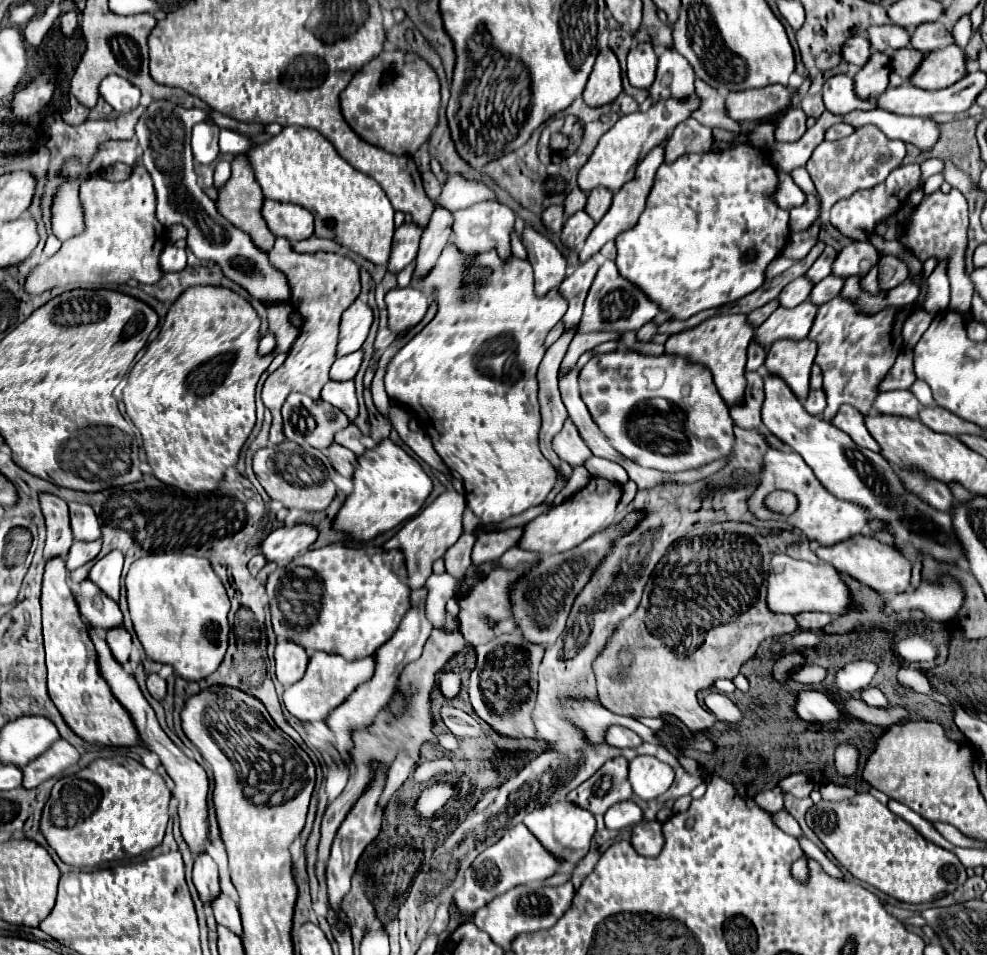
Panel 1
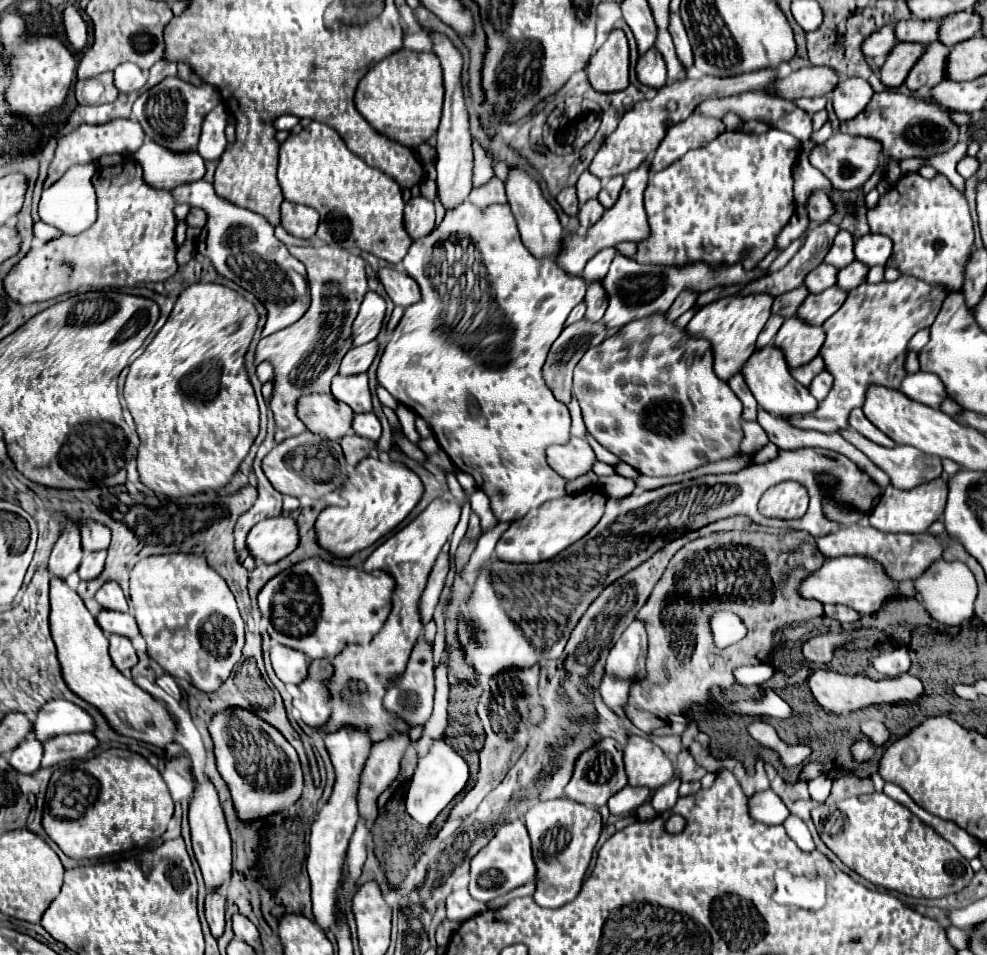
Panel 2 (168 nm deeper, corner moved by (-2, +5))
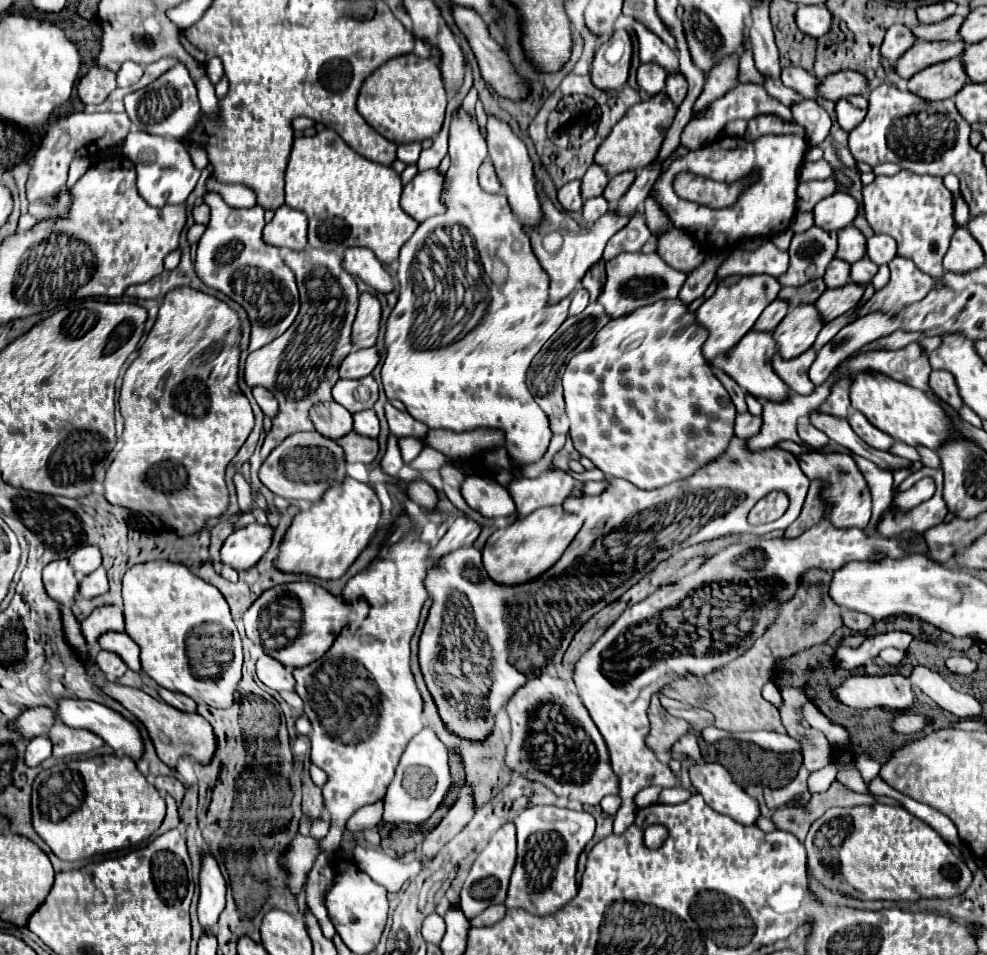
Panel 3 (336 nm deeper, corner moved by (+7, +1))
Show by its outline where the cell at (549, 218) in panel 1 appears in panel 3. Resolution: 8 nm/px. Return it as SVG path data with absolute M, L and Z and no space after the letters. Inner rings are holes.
M580 180L568 182L558 190L558 200L564 206L564 210L582 210L582 194L580 194Z

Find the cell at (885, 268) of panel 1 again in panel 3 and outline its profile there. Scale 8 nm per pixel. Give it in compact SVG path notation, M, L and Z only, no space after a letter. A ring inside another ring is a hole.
M900 170L894 176L876 176L876 180L868 186L864 186L864 208L866 208L866 220L874 228L876 234L890 234L898 242L898 256L906 256L932 278L942 278L942 258L950 246L950 238L954 230L958 228L954 222L954 210L952 210L952 194L942 184L942 178L938 176L918 176L908 170Z

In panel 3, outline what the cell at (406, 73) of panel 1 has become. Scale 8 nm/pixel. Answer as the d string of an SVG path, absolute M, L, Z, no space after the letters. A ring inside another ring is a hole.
M416 54L388 60L364 82L358 96L358 112L364 114L364 120L368 120L378 134L396 144L422 142L438 134L446 118L446 106L448 96L438 62Z

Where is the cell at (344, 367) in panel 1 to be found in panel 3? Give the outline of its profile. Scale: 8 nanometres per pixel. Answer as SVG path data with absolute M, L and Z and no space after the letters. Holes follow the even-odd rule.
M364 348L364 350L354 350L346 356L346 360L340 366L340 378L364 378L370 376L376 364L380 362L380 356L376 348Z

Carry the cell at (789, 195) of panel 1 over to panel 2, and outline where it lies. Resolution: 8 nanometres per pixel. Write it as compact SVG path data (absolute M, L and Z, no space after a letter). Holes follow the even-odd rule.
M817 190L807 198L807 212L809 212L811 220L823 222L833 214L833 204L823 190Z

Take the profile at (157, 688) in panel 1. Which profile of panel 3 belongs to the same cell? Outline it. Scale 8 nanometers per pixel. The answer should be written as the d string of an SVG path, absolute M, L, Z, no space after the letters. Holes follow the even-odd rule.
M158 688L158 694L162 696L164 702L168 702L170 706L174 706L174 708L178 708L178 710L182 710L182 712L196 712L196 706L198 706L198 704L196 704L192 698L184 696L184 694L168 692L168 690L164 690L164 688Z

